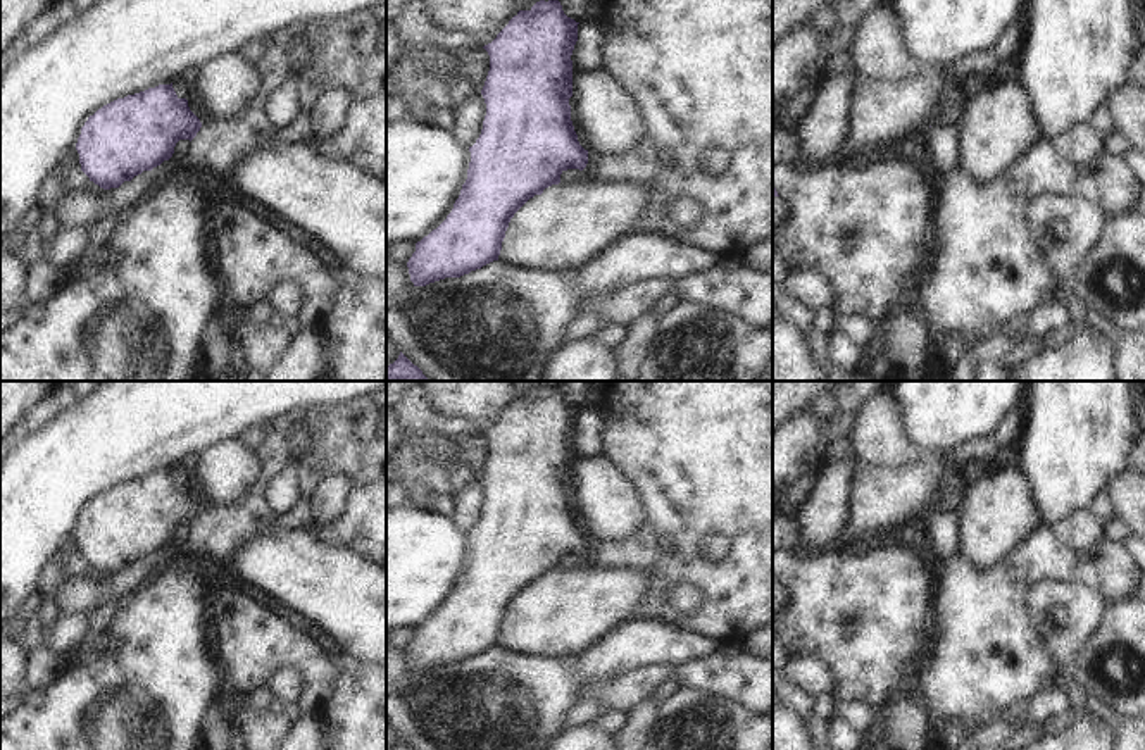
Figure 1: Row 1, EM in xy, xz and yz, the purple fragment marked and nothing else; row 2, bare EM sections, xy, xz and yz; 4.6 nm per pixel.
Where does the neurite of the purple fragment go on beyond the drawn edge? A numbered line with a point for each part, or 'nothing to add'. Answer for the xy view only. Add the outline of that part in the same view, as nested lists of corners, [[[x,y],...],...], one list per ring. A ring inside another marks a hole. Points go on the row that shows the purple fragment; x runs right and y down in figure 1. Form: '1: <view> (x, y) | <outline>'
nothing to add

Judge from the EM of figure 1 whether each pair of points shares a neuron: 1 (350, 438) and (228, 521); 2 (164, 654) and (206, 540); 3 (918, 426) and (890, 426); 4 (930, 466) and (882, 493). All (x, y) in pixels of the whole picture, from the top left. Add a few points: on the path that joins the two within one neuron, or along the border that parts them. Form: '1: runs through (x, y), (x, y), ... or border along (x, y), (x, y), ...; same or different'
1: runs through (316, 473), (302, 506), (287, 521), (262, 521); same
2: border along (185, 550), (192, 556); different
3: border along (895, 399), (902, 411), (904, 431), (925, 452); different
4: runs through (918, 478), (902, 493), (894, 493); same

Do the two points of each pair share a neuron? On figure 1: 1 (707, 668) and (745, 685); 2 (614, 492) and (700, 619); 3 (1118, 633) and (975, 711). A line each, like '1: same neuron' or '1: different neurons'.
1: same neuron
2: different neurons
3: different neurons

